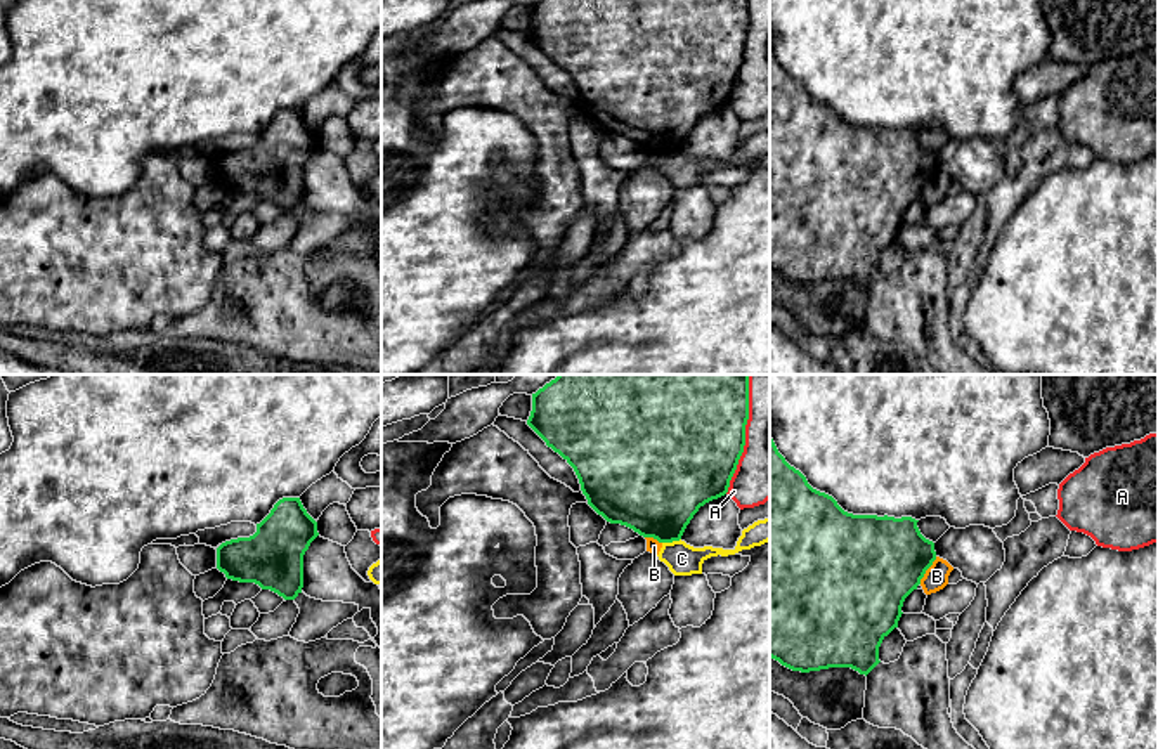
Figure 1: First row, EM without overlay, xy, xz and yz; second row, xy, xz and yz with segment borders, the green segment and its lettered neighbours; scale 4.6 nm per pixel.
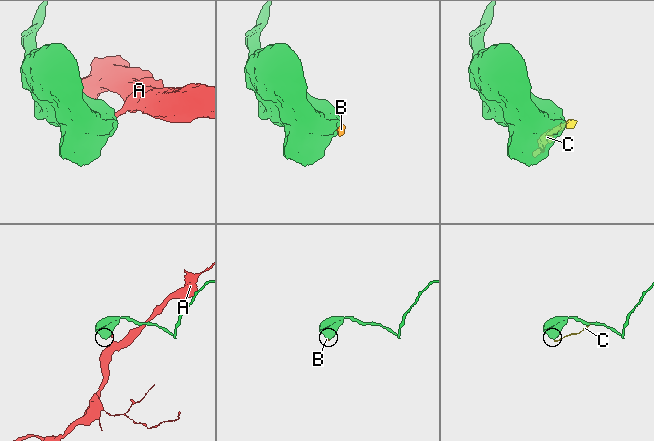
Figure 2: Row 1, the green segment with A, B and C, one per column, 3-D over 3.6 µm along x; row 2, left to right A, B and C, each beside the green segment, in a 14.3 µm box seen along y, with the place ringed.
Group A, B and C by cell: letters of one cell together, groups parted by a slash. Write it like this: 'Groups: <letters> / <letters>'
Groups: A / B C

